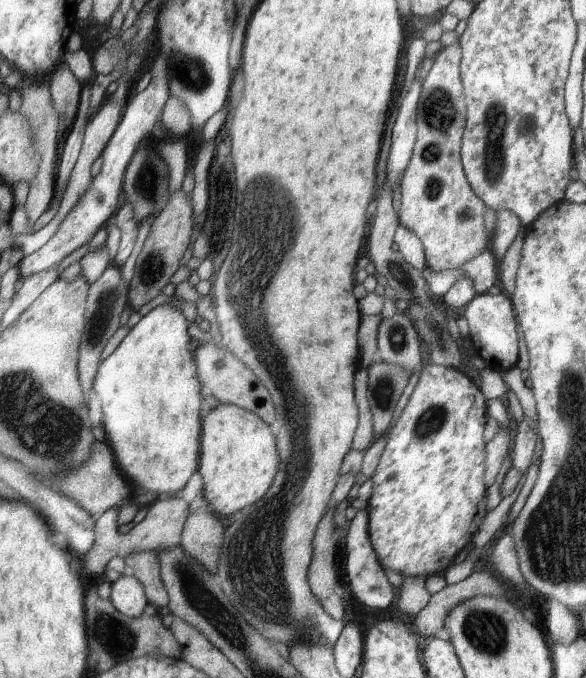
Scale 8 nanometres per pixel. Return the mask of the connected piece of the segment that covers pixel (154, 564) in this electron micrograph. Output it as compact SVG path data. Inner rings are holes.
M143 551L125 558L127 570L136 576L146 590L148 603L156 608L169 604L169 597L161 580L161 571L154 551Z

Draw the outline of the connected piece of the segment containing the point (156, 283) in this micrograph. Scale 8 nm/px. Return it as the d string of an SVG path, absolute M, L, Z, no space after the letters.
M181 188L179 192L171 194L167 206L153 220L148 237L143 243L134 266L134 278L127 289L127 306L132 312L139 311L149 303L154 296L162 294L162 289L178 270L178 262L185 256L191 243L193 234L194 206L191 204L191 193L185 194Z

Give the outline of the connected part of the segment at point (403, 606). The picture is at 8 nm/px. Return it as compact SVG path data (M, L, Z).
M402 575L396 606L410 615L418 615L428 604L431 595L425 588L425 579L420 576Z

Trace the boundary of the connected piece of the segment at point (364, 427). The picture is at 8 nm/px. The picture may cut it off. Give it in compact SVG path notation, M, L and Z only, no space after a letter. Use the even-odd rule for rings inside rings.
M362 367L356 374L356 401L359 424L352 442L352 449L366 451L376 440L373 434L373 415L368 399L369 368Z

